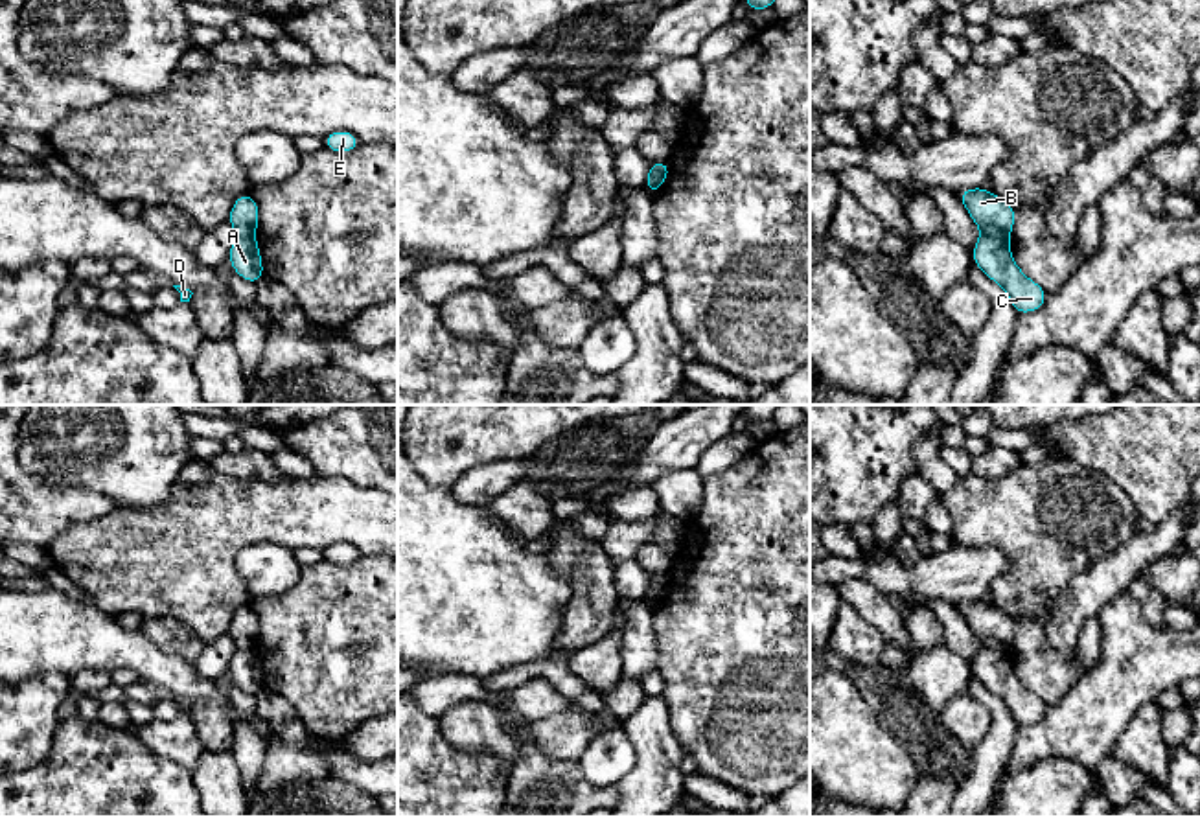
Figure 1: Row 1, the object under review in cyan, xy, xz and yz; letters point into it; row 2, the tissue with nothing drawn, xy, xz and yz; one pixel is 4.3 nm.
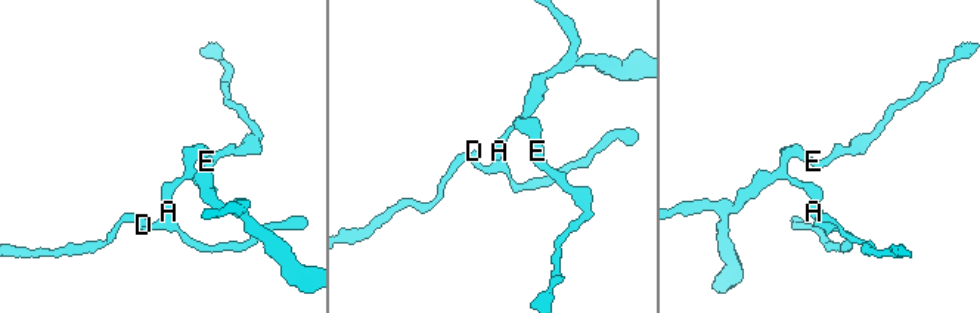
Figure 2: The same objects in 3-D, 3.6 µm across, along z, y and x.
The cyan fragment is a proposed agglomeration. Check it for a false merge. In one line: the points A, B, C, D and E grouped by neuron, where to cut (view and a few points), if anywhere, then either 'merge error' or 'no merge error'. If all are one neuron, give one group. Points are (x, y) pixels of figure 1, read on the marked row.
groups A C D / B E; cut yz (981, 232), (1007, 240); merge error

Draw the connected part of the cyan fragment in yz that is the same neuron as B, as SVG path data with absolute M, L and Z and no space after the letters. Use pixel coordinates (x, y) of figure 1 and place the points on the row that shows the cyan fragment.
M972 188L957 193L959 201L968 210L972 221L981 228L981 234L994 237L1010 237L1016 212L987 188Z

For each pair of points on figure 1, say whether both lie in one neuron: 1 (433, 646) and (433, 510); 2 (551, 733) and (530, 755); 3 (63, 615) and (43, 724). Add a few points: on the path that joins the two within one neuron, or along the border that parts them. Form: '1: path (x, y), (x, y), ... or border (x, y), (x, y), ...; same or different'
1: path (433, 613), (433, 543); same
2: border (578, 759), (553, 759), (527, 744), (508, 773); different
3: border (67, 676), (43, 672), (19, 683); different

